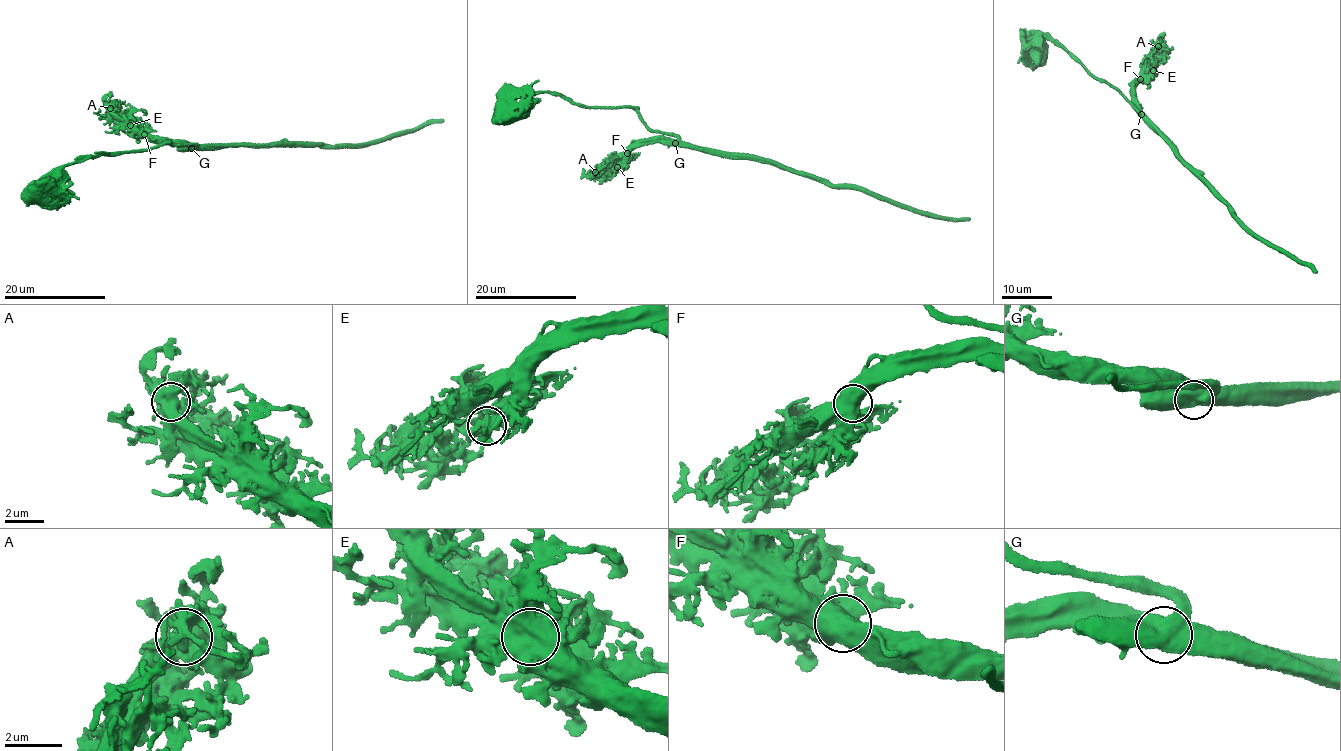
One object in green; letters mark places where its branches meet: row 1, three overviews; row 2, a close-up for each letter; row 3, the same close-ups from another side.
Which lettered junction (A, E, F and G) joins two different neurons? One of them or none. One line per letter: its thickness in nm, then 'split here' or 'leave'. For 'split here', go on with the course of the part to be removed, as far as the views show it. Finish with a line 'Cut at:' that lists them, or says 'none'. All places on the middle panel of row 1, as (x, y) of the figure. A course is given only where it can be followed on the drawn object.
A: calibre 550 nm; leave
E: calibre 500 nm; leave
F: calibre 600 nm; leave
G: calibre 650 nm; leave
Cut at: none

